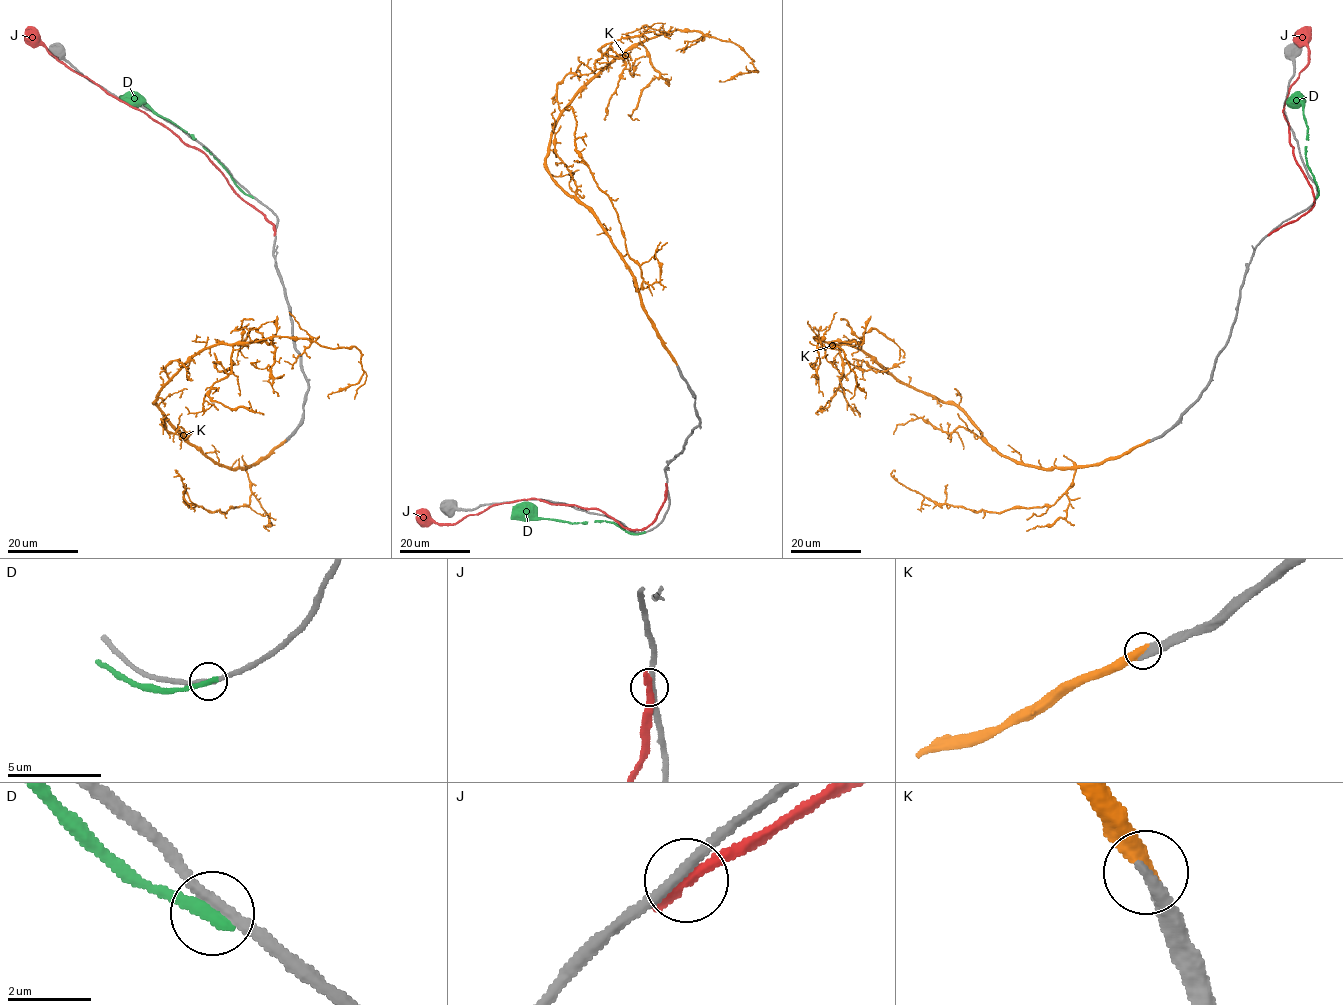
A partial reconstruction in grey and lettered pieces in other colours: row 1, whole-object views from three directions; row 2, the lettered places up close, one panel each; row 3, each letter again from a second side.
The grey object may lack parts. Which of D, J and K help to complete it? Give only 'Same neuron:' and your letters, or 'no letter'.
Same neuron: K

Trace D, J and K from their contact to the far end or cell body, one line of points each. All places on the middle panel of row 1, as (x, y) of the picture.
D: (643, 533), (629, 533), (605, 521), (573, 523), (521, 517), (512, 509)
J: (666, 486), (656, 518), (642, 529), (625, 528), (596, 509), (536, 499), (496, 503), (454, 524), (416, 512)
K: (676, 363), (621, 253), (546, 157), (560, 112), (646, 40), (677, 30), (737, 44), (755, 70), (720, 80)

